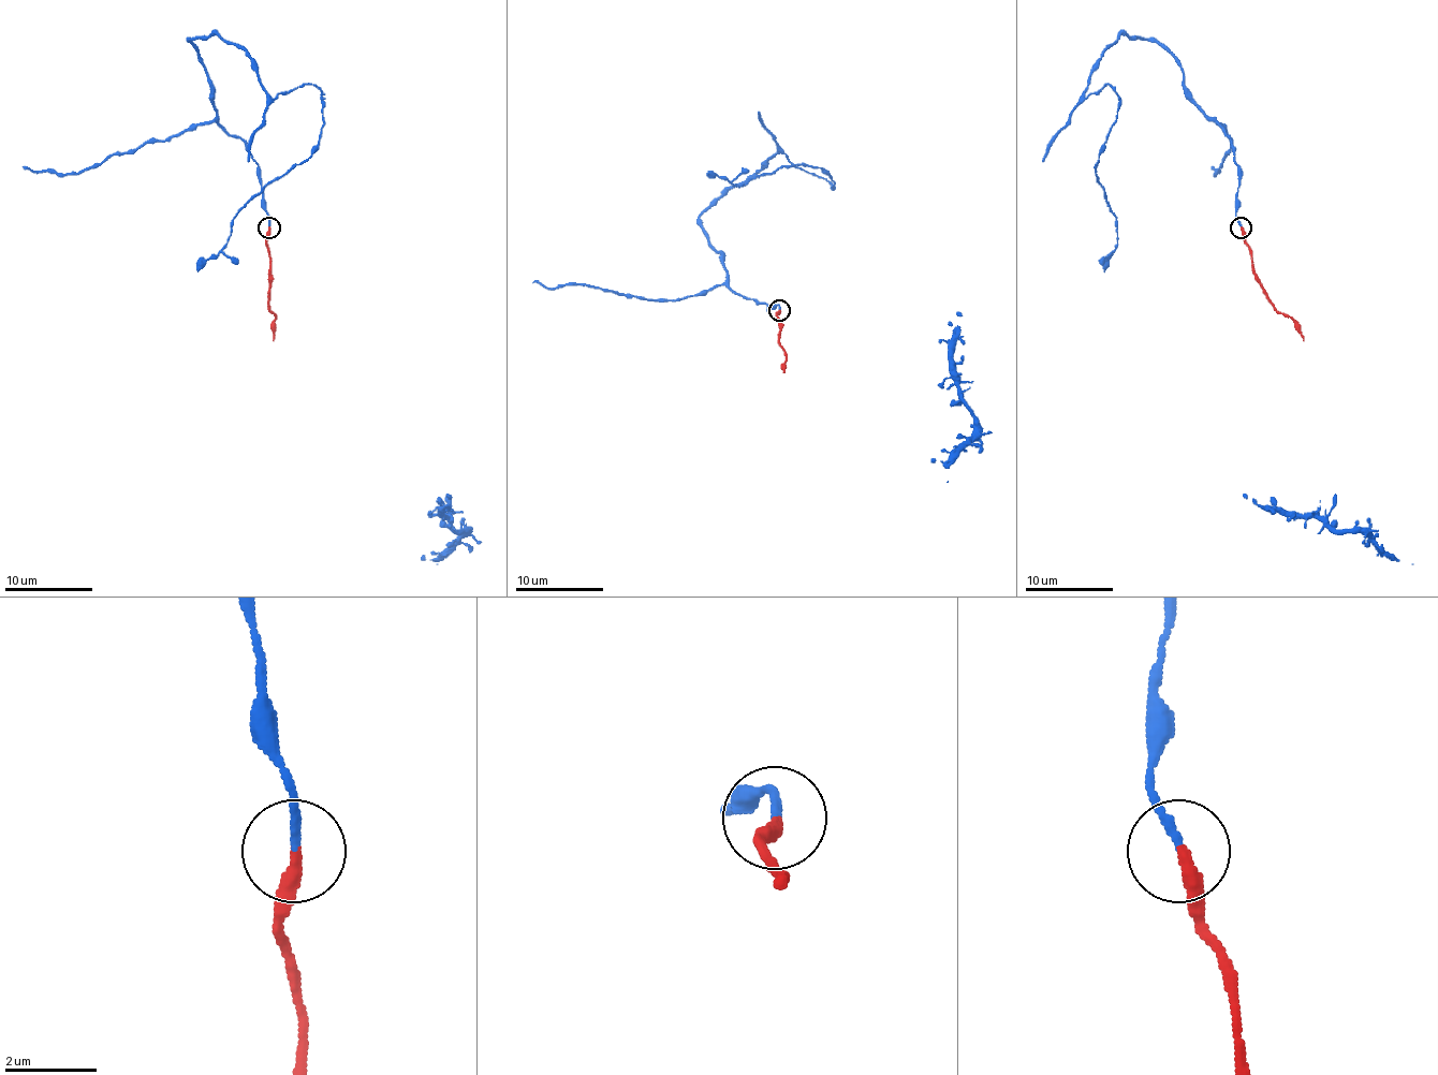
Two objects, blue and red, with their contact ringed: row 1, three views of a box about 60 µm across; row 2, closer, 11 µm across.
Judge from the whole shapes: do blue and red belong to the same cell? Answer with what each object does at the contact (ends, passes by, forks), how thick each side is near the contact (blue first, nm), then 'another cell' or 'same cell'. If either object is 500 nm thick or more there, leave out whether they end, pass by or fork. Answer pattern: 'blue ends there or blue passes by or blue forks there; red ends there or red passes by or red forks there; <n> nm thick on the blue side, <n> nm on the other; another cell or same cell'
blue ends there; red ends there; 170 nm thick on the blue side, 320 nm on the other; same cell

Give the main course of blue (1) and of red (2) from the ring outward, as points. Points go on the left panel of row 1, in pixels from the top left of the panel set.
1: (269, 227), (261, 168), (219, 124), (190, 39), (236, 43), (274, 98), (313, 85), (324, 127), (196, 271)
2: (269, 227), (269, 308), (276, 319), (274, 341)

